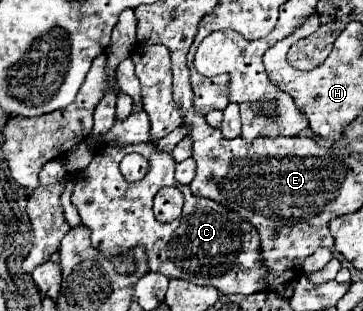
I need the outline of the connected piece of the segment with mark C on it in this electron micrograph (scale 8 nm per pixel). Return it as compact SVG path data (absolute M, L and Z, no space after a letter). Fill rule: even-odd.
M148 142L130 144L130 146L106 146L106 148L98 150L94 154L94 160L86 166L86 170L82 170L78 174L76 186L72 192L72 204L78 208L82 224L86 228L90 228L90 232L92 232L92 244L98 250L102 250L102 254L108 254L108 256L114 256L118 252L126 252L132 246L144 246L150 272L160 272L166 278L184 278L184 280L198 284L198 286L210 284L210 286L218 288L222 294L254 294L254 292L266 290L266 284L264 284L266 268L262 266L260 238L258 238L256 228L252 224L248 224L246 220L242 220L236 212L230 212L228 208L224 208L222 204L190 194L188 186L182 186L174 180L174 164L176 162L174 162L172 154L162 152L156 146L154 146L152 154L150 154L150 150L152 150L152 146ZM130 152L150 154L150 156L146 156L150 168L148 168L146 176L138 182L128 182L120 174L120 168L118 168L122 156L126 156ZM164 186L176 186L184 194L184 212L182 212L180 220L174 220L170 224L156 222L156 218L152 214L152 198Z

